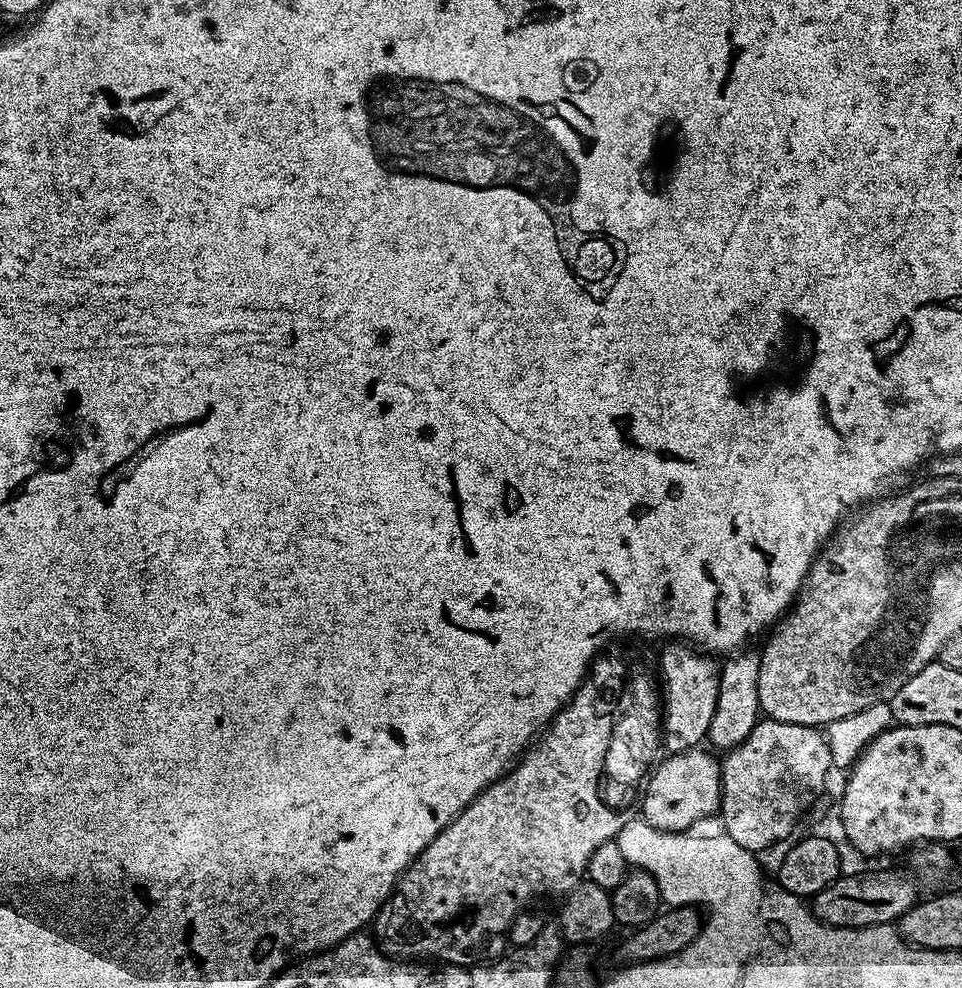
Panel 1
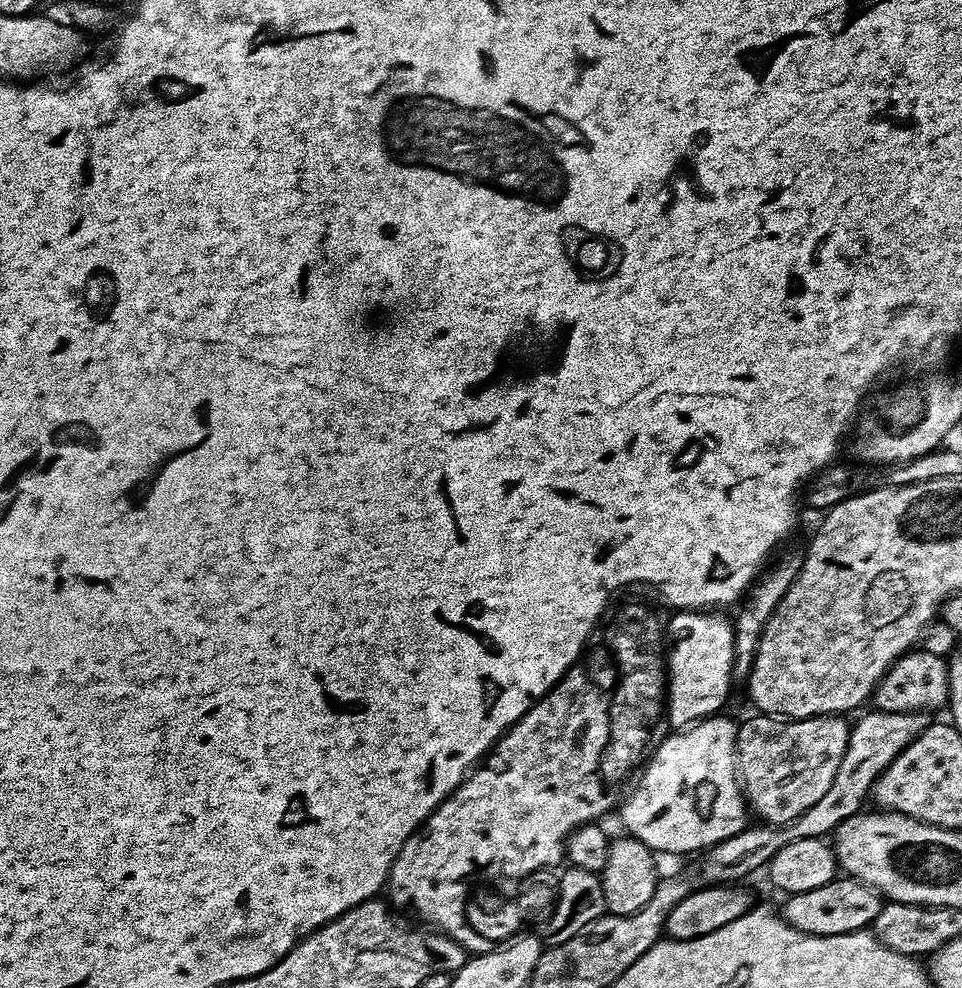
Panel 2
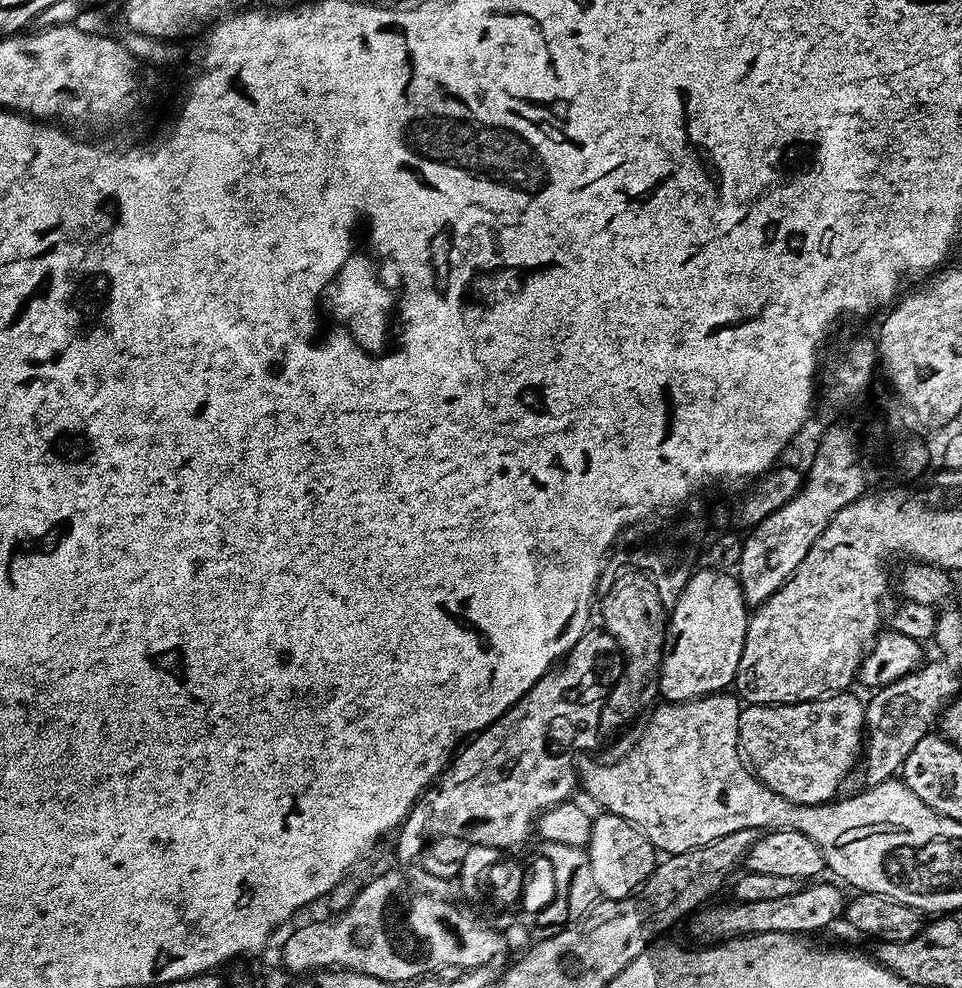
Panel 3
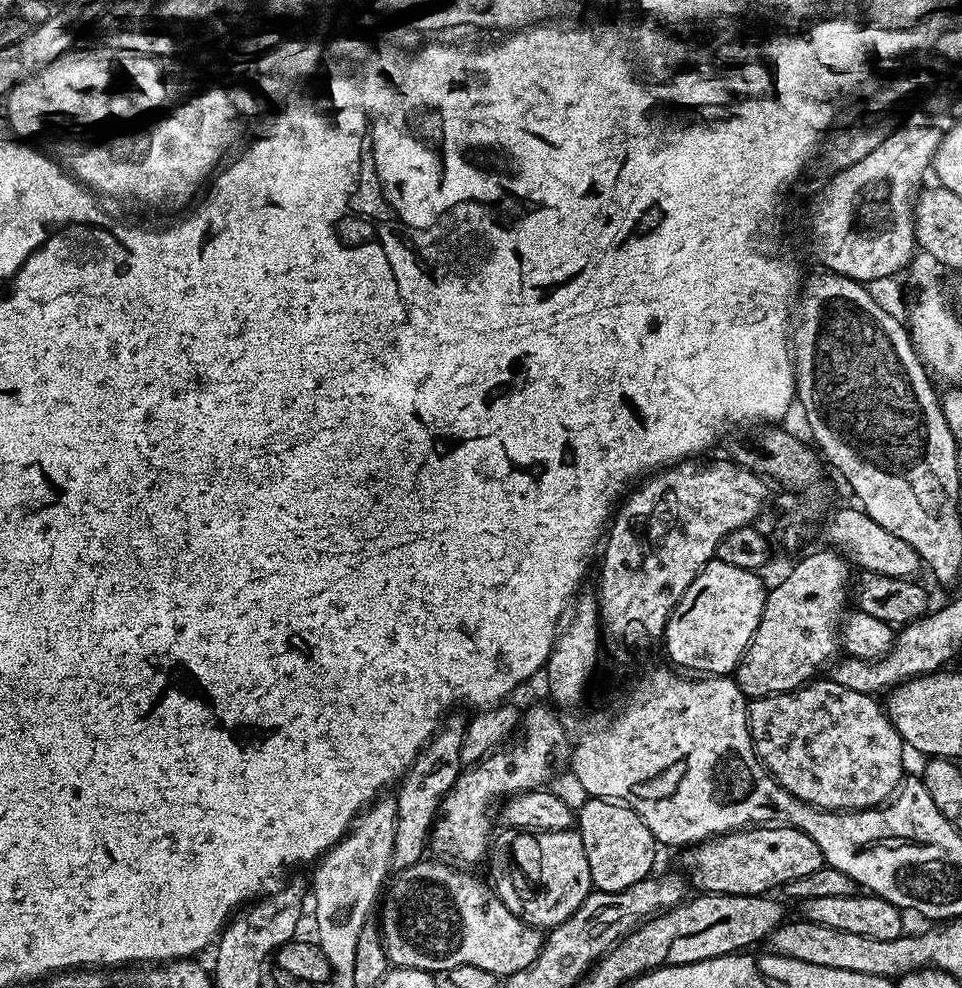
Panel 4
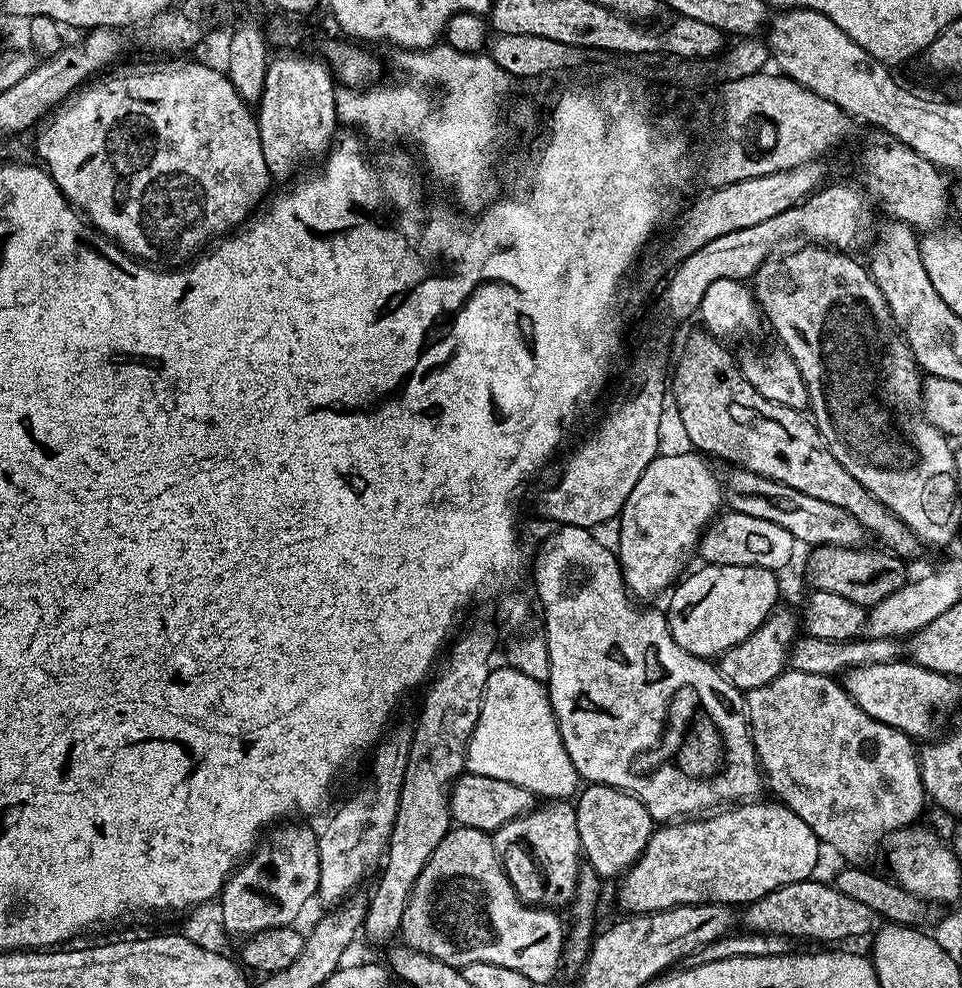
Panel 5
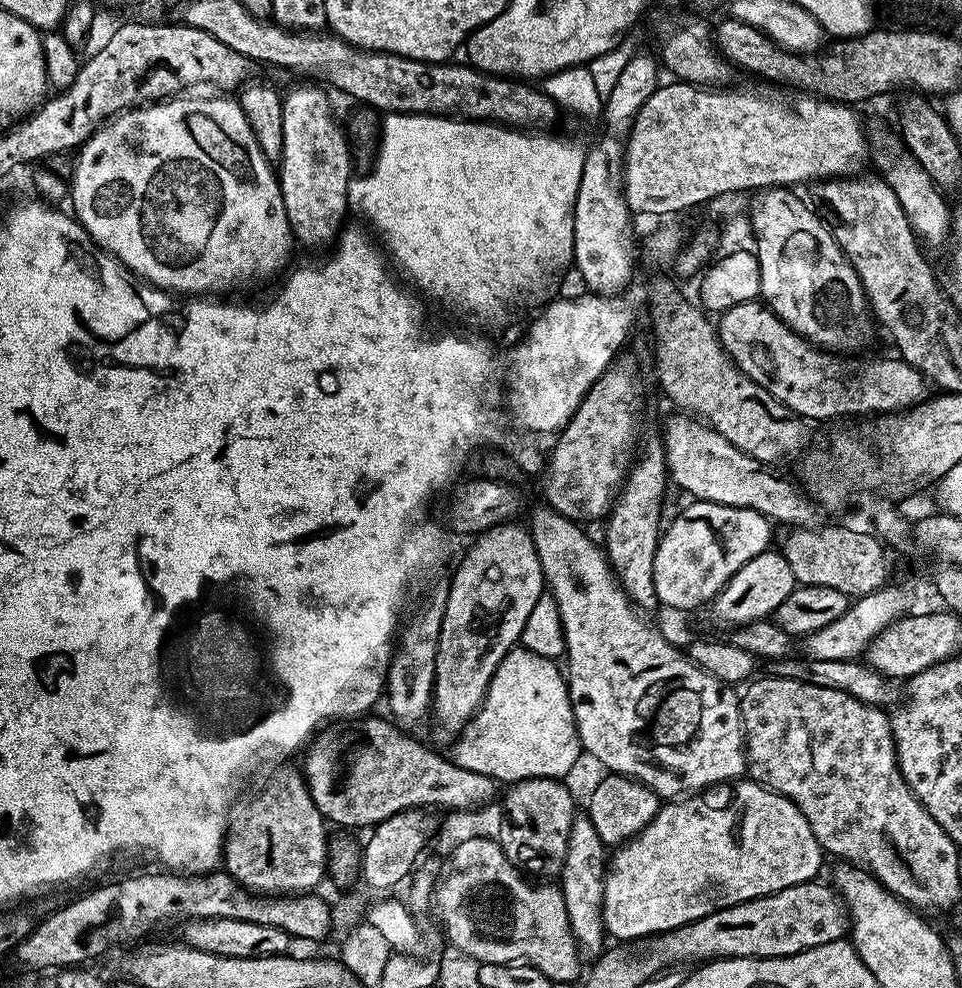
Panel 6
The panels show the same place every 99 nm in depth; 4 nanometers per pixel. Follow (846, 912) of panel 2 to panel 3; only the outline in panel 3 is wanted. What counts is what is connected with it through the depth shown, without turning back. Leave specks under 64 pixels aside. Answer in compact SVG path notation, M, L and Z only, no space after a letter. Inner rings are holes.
M820 882L803 887L798 894L790 894L790 898L773 898L766 902L746 904L731 902L732 904L720 904L717 908L705 907L695 913L696 921L692 924L692 932L700 936L699 943L704 946L715 946L730 940L738 940L741 936L790 934L803 937L808 934L804 932L820 932L823 928L830 927L839 916L841 919L845 915L846 895L844 896L845 889L839 883L816 883Z

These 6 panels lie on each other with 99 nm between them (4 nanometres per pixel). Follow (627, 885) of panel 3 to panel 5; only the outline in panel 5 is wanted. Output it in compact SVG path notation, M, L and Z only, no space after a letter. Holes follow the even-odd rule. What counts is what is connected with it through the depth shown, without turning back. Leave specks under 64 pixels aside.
M588 784L575 797L574 807L580 851L587 867L595 870L601 878L623 877L646 850L648 839L654 831L654 821L646 806L628 792L605 784Z

